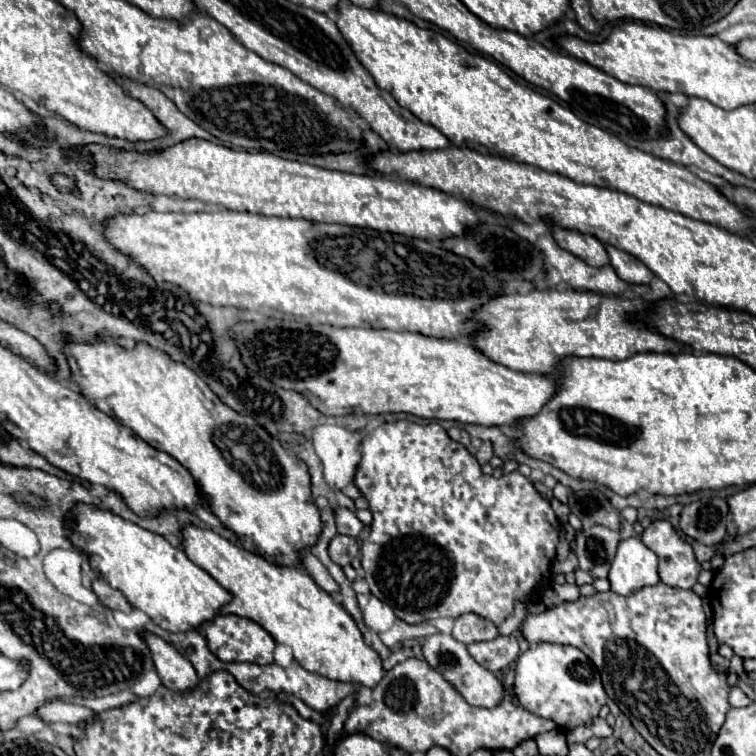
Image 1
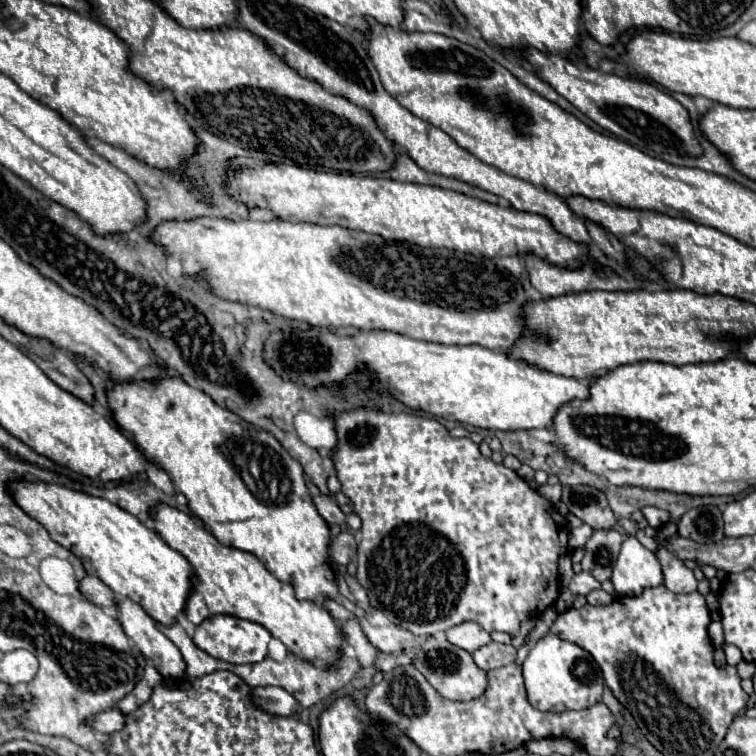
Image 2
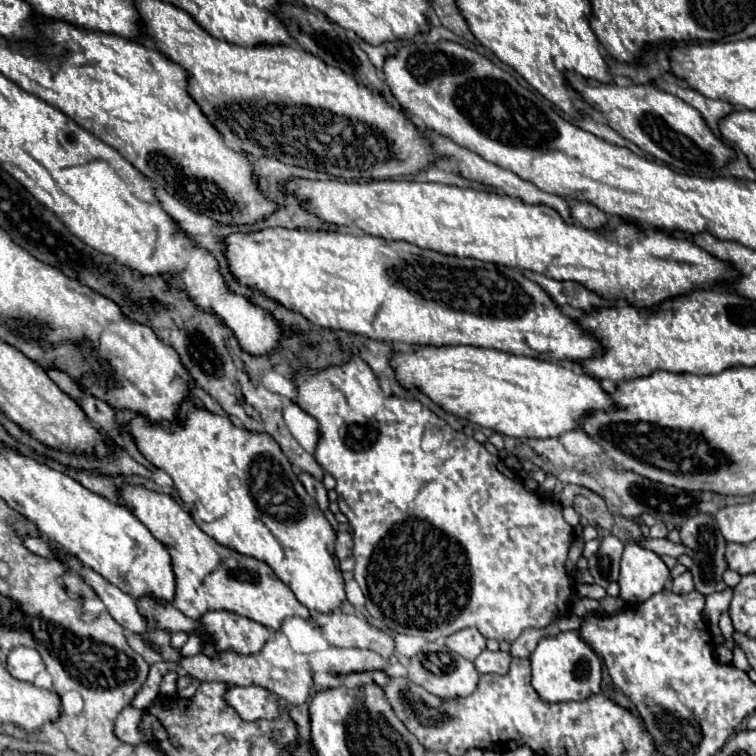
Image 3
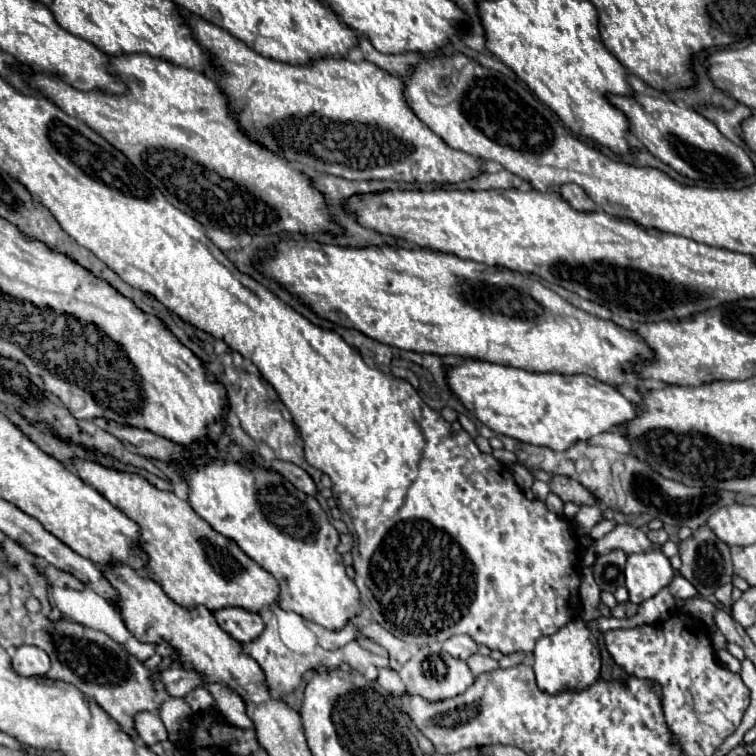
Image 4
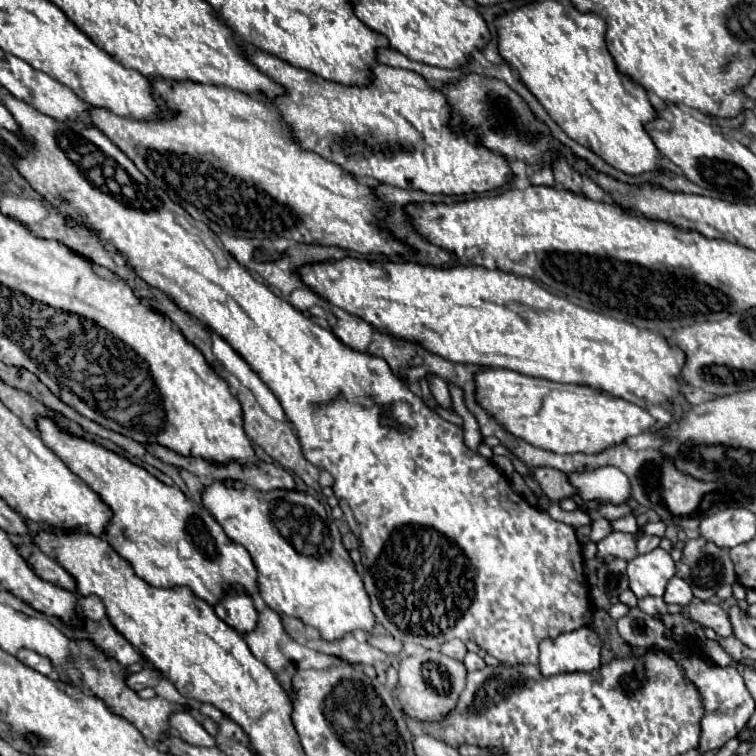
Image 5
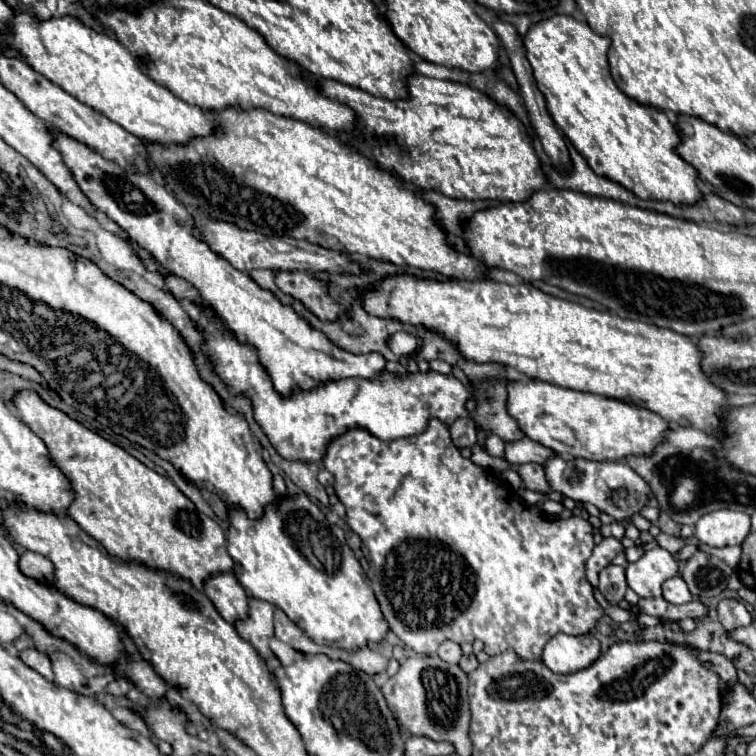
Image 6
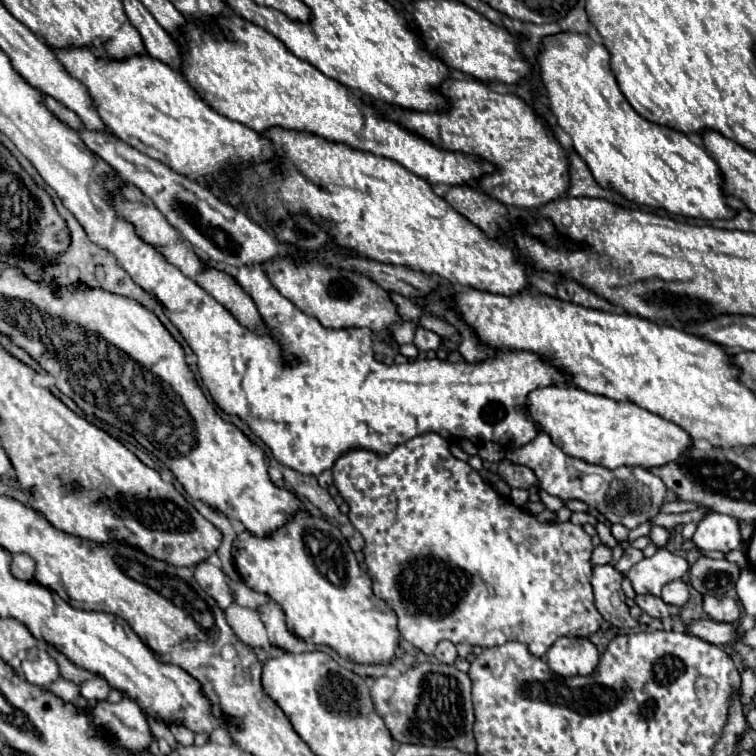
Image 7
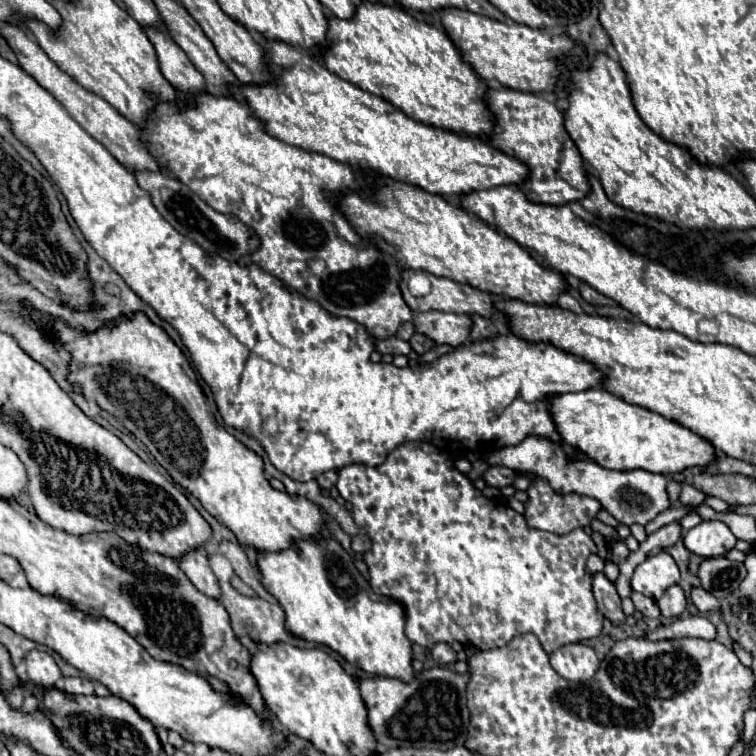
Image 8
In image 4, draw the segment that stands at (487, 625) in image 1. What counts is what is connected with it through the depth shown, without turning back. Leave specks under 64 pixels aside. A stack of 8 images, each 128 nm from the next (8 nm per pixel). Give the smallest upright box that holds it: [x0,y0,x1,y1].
[444,634,478,660]

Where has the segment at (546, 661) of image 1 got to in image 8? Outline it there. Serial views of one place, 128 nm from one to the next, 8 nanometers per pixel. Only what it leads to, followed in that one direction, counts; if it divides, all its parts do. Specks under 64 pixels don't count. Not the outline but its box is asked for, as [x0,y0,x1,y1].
[550,644,600,682]

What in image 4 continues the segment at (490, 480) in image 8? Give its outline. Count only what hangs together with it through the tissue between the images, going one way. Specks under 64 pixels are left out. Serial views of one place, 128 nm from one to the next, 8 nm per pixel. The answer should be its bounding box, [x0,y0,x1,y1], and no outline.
[550,476,598,506]

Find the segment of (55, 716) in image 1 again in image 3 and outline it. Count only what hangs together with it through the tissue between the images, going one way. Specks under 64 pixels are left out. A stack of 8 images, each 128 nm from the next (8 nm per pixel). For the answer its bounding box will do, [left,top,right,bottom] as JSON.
[114,706,144,746]

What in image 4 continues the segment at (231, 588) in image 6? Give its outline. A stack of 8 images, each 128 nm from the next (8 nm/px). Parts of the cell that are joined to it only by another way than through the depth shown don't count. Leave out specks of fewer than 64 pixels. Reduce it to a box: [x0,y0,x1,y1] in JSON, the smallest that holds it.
[214,608,264,644]

